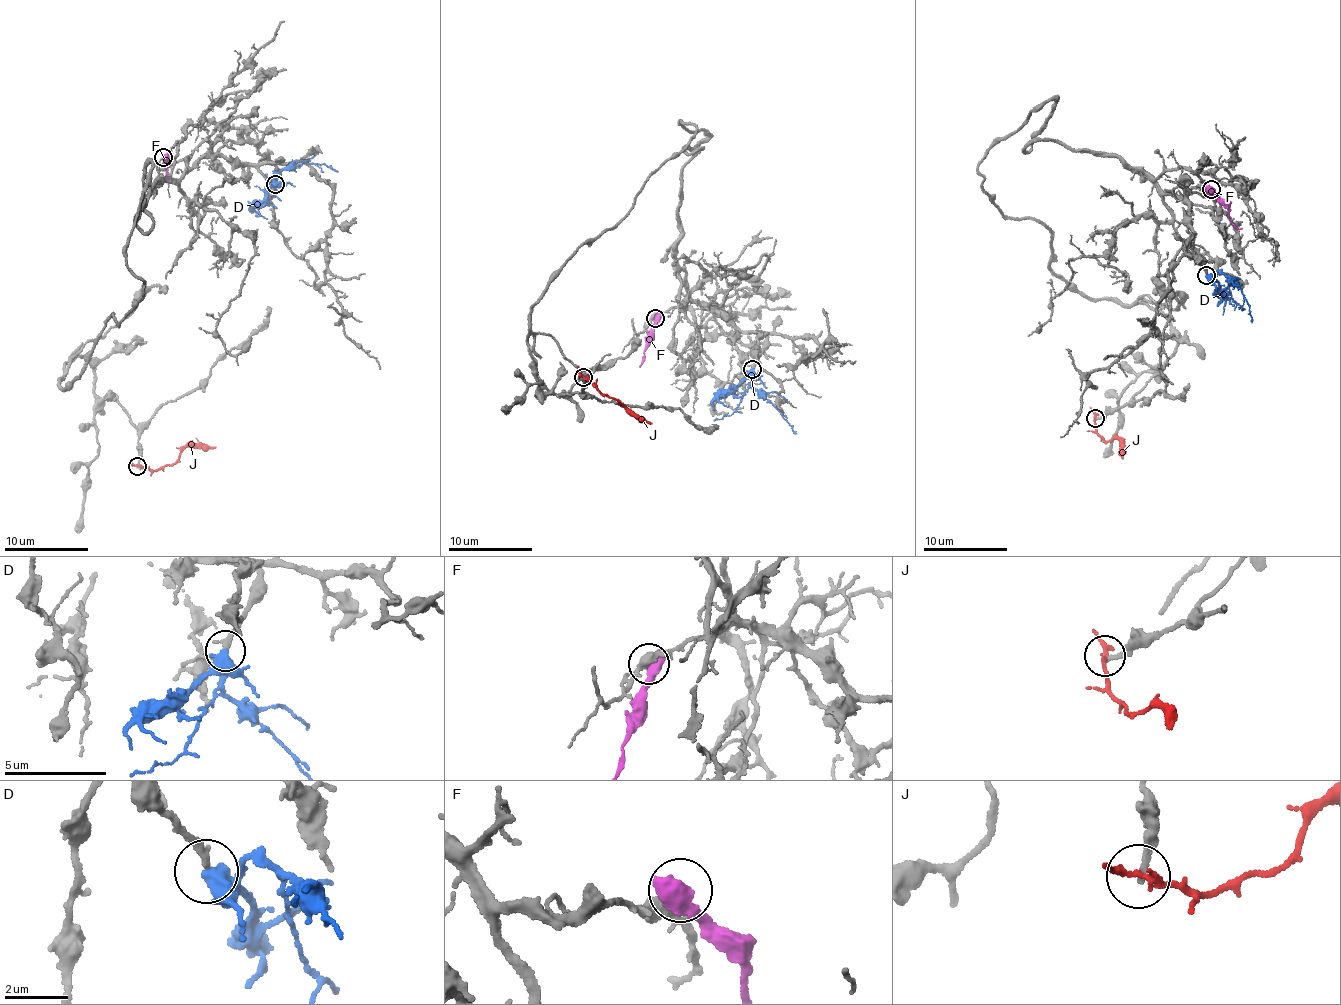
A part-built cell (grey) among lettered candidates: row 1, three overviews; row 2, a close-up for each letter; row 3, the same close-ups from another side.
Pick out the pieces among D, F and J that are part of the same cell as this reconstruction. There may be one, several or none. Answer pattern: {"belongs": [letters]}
{"belongs": ["D"]}

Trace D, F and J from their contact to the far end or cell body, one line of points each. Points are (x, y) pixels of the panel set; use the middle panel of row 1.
D: (753, 368), (751, 384), (781, 413), (796, 434)
F: (655, 318), (639, 366)
J: (584, 377), (590, 378), (600, 391), (652, 423)

